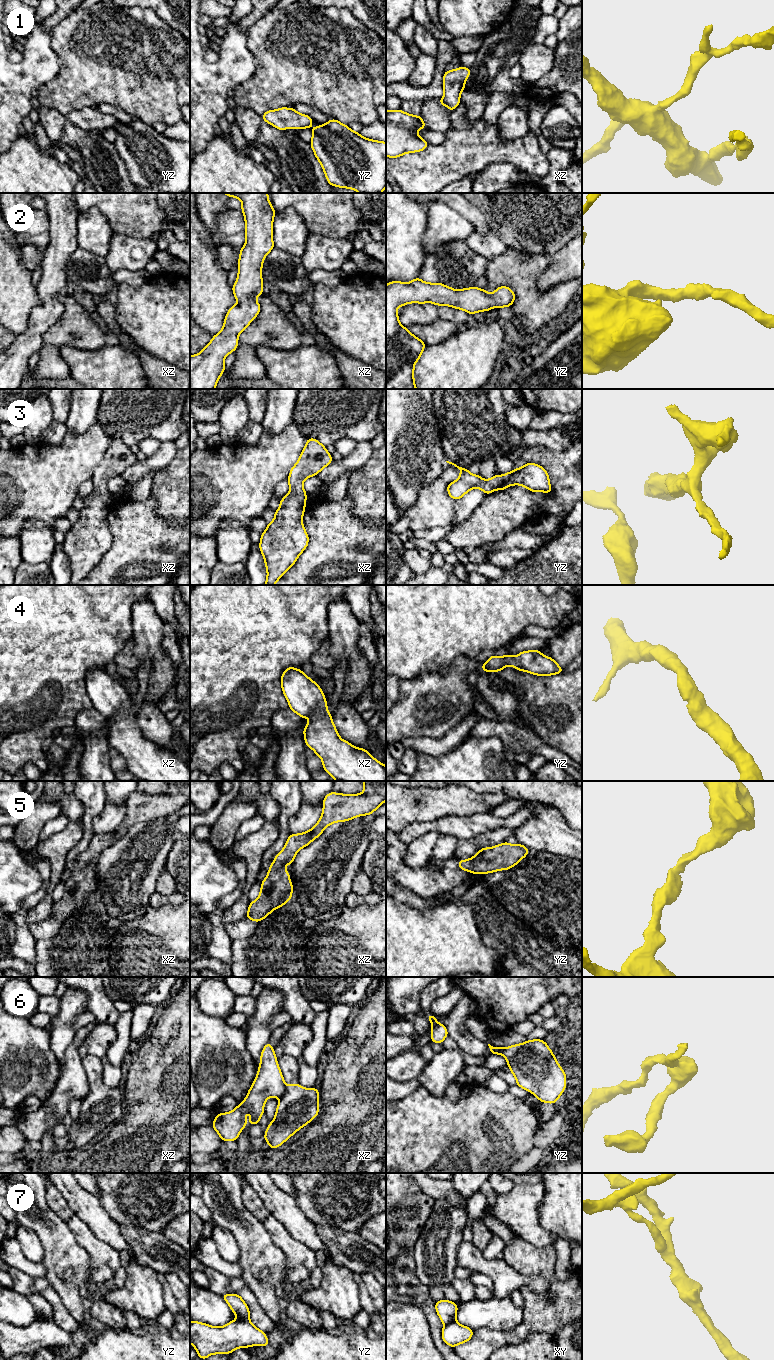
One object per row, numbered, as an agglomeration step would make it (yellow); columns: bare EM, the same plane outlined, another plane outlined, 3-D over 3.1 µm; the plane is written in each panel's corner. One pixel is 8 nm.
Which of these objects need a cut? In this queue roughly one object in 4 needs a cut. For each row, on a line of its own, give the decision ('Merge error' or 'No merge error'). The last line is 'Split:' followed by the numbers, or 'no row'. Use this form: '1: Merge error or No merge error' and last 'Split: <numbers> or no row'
1: No merge error
2: No merge error
3: No merge error
4: No merge error
5: No merge error
6: Merge error
7: Merge error
Split: 6, 7

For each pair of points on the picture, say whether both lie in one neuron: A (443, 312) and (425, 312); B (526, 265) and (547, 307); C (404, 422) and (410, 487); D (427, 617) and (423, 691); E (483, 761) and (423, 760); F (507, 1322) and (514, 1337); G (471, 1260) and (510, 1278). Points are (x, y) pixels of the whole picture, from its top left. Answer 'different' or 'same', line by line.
A: different
B: same
C: same
D: different
E: same
F: different
G: same

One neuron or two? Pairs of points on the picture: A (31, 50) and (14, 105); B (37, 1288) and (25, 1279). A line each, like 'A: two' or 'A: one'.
A: one
B: one

